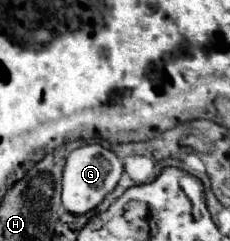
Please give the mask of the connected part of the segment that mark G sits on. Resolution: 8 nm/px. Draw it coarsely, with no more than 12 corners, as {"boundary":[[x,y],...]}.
{"boundary":[[101,143],[69,153],[63,205],[95,209],[121,179],[123,161]]}

